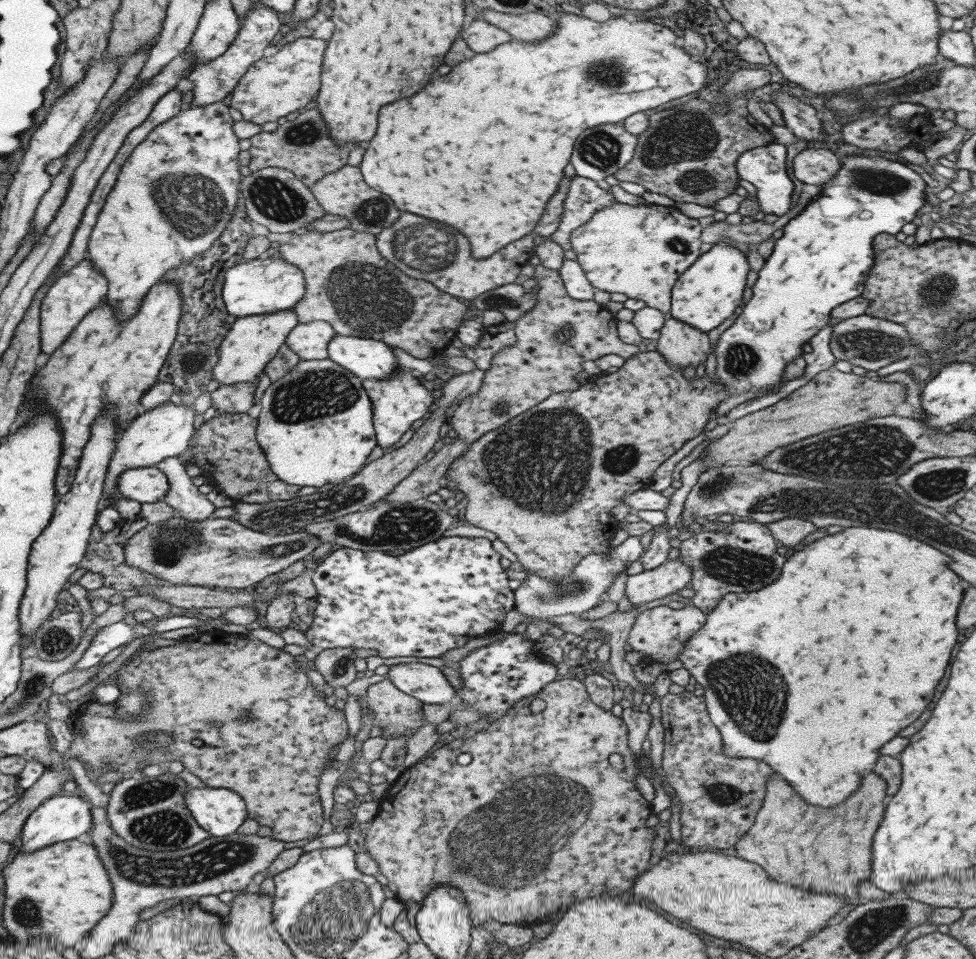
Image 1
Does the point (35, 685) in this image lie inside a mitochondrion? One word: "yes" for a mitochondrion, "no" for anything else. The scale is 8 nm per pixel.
yes

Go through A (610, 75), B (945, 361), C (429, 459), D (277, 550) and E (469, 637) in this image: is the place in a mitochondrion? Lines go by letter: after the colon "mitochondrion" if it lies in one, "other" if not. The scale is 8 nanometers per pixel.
A: mitochondrion
B: other
C: other
D: mitochondrion
E: other

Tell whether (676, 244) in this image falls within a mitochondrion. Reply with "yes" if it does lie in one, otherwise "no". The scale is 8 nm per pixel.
yes

